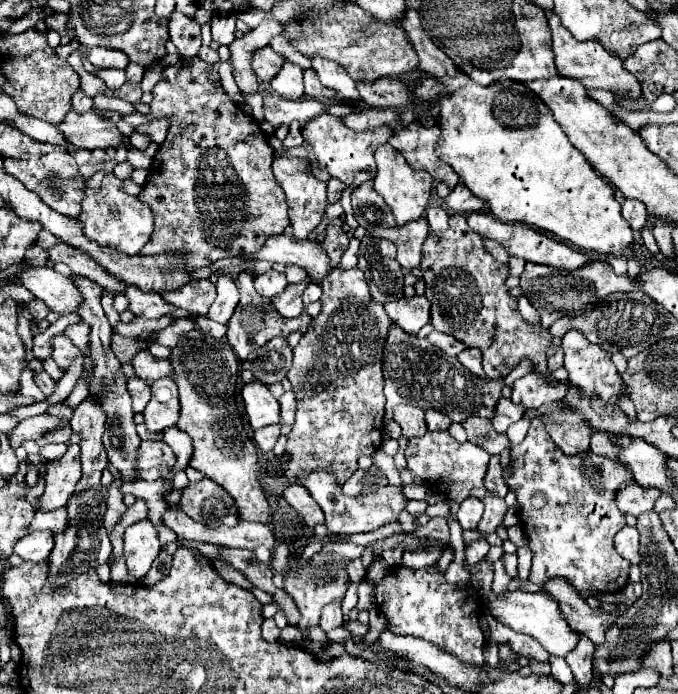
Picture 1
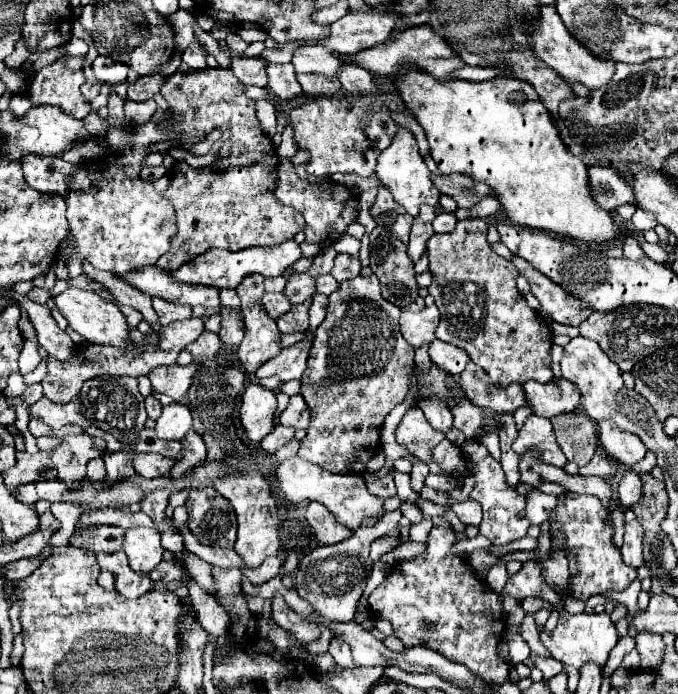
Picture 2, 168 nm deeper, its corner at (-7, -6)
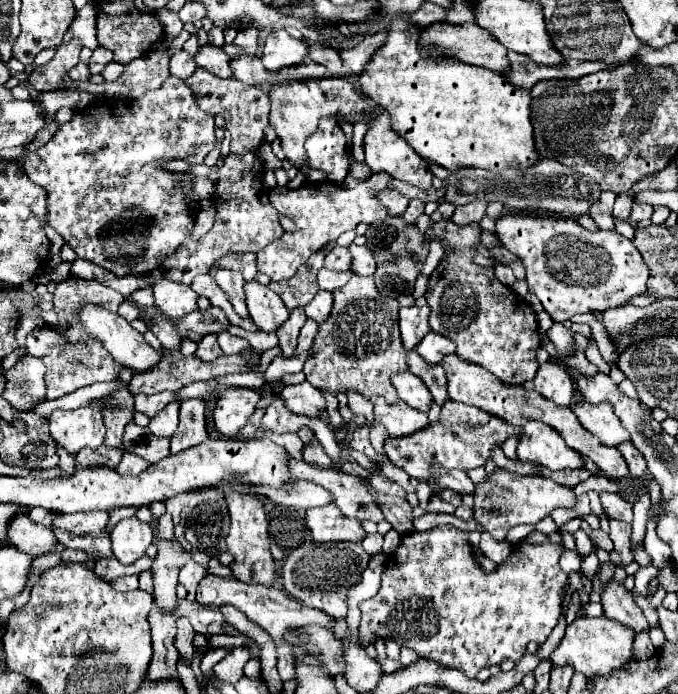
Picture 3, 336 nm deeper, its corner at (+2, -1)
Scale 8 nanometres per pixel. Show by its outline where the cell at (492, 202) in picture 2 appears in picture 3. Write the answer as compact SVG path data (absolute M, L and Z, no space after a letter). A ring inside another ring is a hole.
M474 200L470 204L458 206L454 210L452 222L458 224L458 226L466 226L466 224L472 224L472 222L480 222L486 216L486 204L488 204L486 200Z

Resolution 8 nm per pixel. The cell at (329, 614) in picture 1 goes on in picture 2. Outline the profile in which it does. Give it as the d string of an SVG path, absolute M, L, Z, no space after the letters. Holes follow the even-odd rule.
M333 637L333 639L331 639L329 653L333 655L333 659L335 659L337 665L351 667L351 669L355 667L355 663L353 663L353 659L351 659L351 649L349 649L349 645L345 643L343 637Z

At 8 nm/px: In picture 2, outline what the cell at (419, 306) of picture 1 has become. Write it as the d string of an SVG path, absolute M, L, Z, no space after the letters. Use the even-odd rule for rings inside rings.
M435 305L425 307L417 313L401 311L399 325L401 325L403 337L413 347L421 347L423 343L431 343L435 339L435 329L439 325L439 311L435 309Z

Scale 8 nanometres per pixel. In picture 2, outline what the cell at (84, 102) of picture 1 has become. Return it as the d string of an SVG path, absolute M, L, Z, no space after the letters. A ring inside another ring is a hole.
M85 81L83 85L81 85L81 93L85 95L85 99L87 101L93 101L97 95L99 95L99 89L101 89L101 81Z

